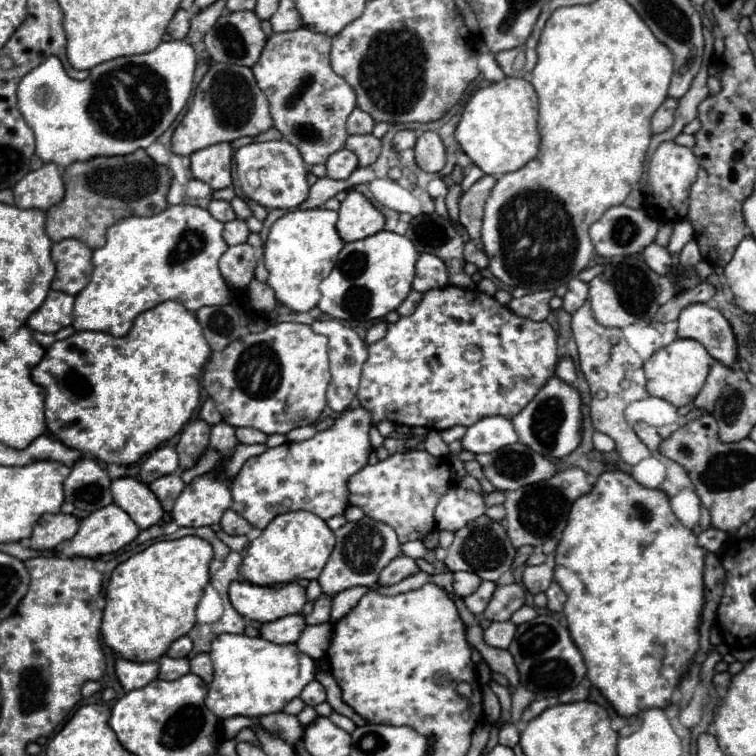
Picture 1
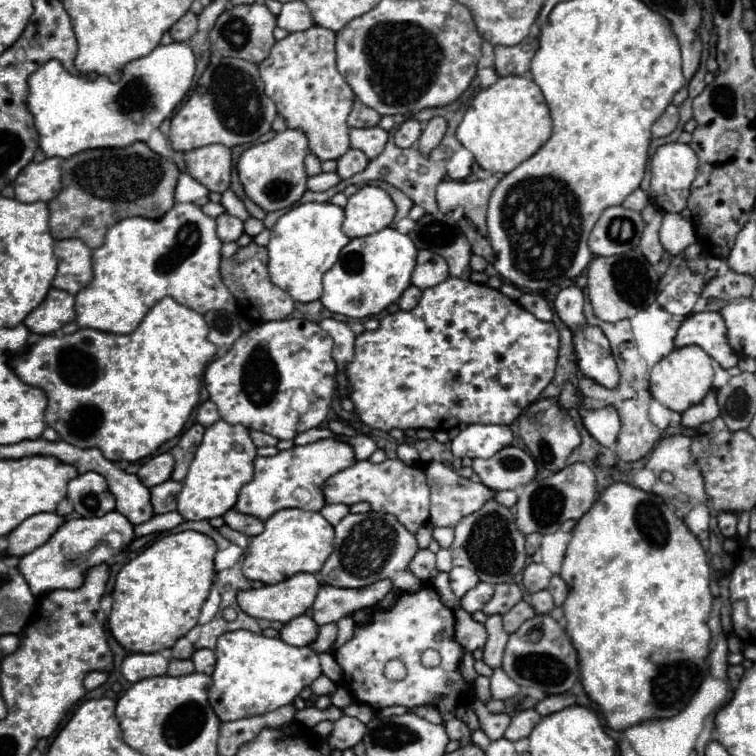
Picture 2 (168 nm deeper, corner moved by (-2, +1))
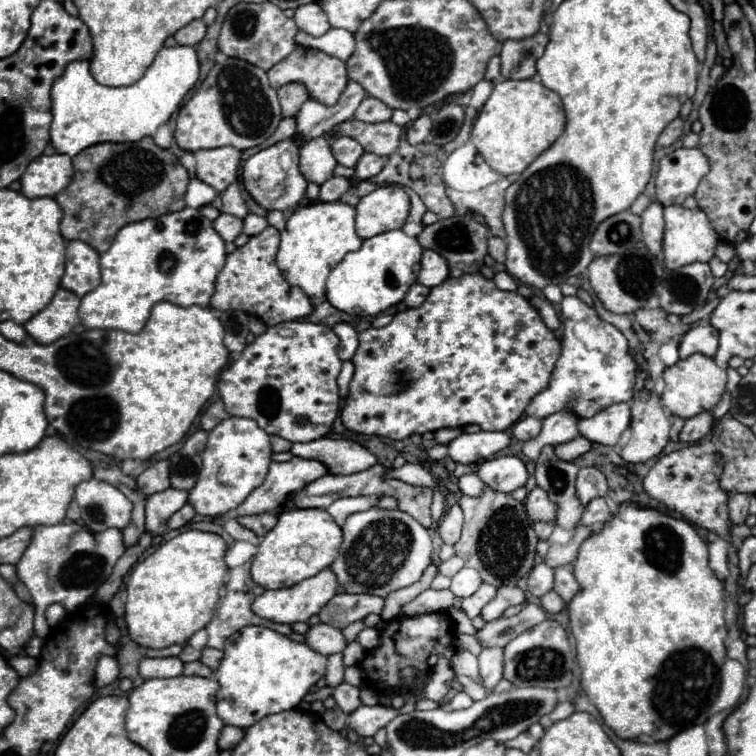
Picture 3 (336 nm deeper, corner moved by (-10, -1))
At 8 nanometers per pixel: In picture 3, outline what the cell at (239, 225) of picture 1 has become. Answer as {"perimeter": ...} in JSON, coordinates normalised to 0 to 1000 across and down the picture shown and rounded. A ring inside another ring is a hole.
{"perimeter":[[[291,283],[283,291],[283,302],[299,320],[310,320],[315,315],[315,310],[320,307],[320,291],[312,286],[304,286],[304,283]]]}

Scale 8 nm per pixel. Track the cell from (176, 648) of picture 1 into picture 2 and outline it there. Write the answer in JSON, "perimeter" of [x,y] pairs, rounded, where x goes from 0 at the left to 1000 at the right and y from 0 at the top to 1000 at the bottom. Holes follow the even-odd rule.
{"perimeter":[[[238,844],[228,857],[225,857],[225,865],[228,870],[251,870],[257,865],[257,854],[246,847],[246,844]]]}

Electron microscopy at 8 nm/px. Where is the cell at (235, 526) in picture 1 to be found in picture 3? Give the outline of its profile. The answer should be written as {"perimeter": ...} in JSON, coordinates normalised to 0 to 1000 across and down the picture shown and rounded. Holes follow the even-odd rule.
{"perimeter":[[[339,680],[339,683],[317,683],[315,690],[320,696],[325,696],[328,701],[333,701],[339,709],[349,709],[352,704],[357,704],[365,696],[365,683],[362,680]]]}

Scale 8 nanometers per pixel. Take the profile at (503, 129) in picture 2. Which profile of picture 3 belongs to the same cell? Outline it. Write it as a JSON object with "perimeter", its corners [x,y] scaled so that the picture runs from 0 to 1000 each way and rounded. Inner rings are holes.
{"perimeter":[[[664,106],[653,114],[646,135],[624,167],[624,190],[643,217],[664,233],[688,230],[746,175],[746,143],[735,122],[709,106]]]}

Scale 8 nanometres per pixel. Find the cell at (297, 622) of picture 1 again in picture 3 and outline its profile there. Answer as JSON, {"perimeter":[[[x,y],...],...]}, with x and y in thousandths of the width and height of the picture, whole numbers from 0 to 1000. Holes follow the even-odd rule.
{"perimeter":[[[426,823],[410,828],[410,833],[402,841],[405,841],[405,852],[415,862],[429,865],[429,868],[452,862],[458,857],[458,847],[455,847],[452,836],[447,831],[442,831],[442,828],[426,825]]]}

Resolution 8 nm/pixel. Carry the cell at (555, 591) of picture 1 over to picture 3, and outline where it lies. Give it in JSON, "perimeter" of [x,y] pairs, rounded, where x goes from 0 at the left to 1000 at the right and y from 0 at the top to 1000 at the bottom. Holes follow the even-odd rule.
{"perimeter":[[[735,751],[733,783],[738,783],[746,796],[754,796],[765,780],[767,780],[767,775],[765,775],[757,754],[754,751]]]}

